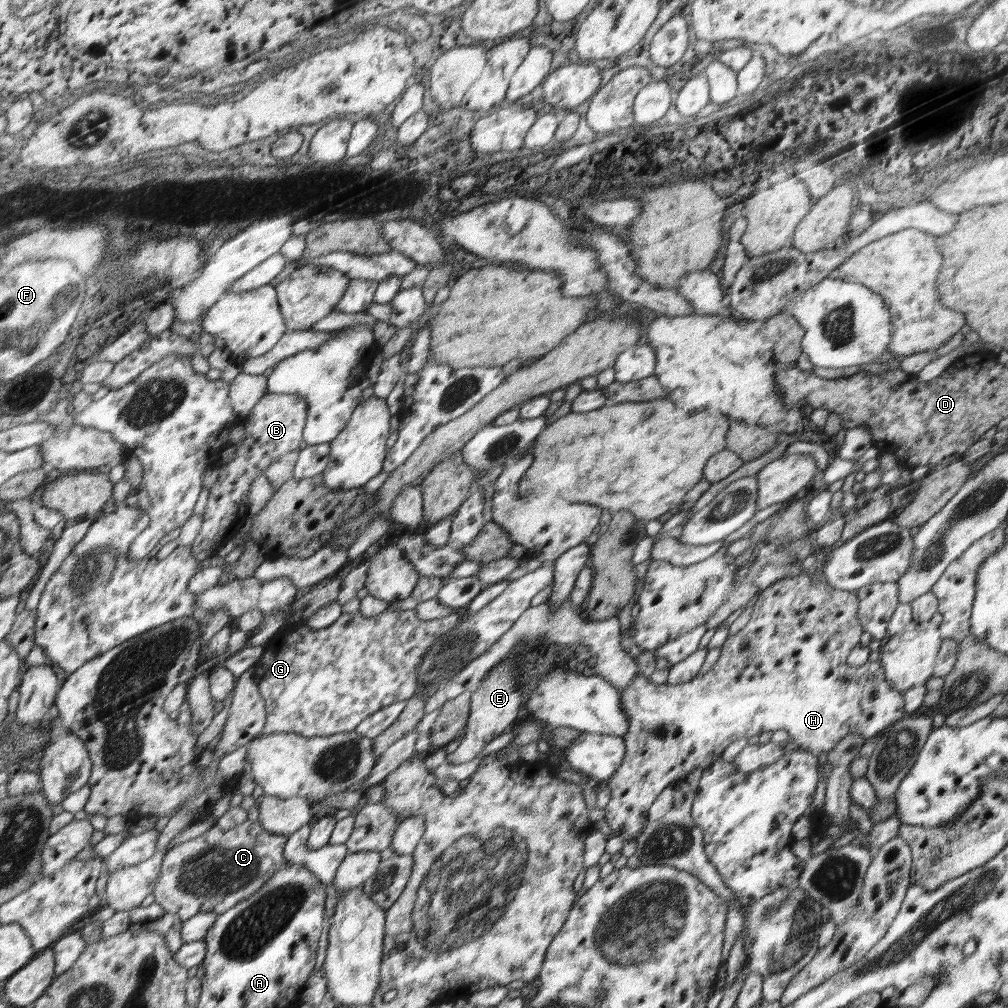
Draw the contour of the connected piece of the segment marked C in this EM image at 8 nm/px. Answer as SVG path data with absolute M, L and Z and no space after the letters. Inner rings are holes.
M247 819L232 830L224 830L216 825L199 837L174 847L167 854L161 880L154 890L156 902L168 912L179 914L184 921L202 912L216 912L222 915L258 891L274 873L285 869L288 864L283 856L286 839L288 836L284 834L268 834L261 827L259 820Z

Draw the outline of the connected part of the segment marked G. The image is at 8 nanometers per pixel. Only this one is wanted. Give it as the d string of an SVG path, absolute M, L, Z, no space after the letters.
M389 607L374 618L364 618L360 610L342 613L334 624L318 630L310 630L307 624L295 625L290 629L284 626L269 639L263 654L252 666L252 681L256 683L267 710L267 722L259 738L281 732L305 738L351 732L381 708L388 707L394 701L408 701L418 691L416 670L426 652L444 632L458 624L462 615L463 612L456 612L436 620L420 620L414 609L393 610Z

